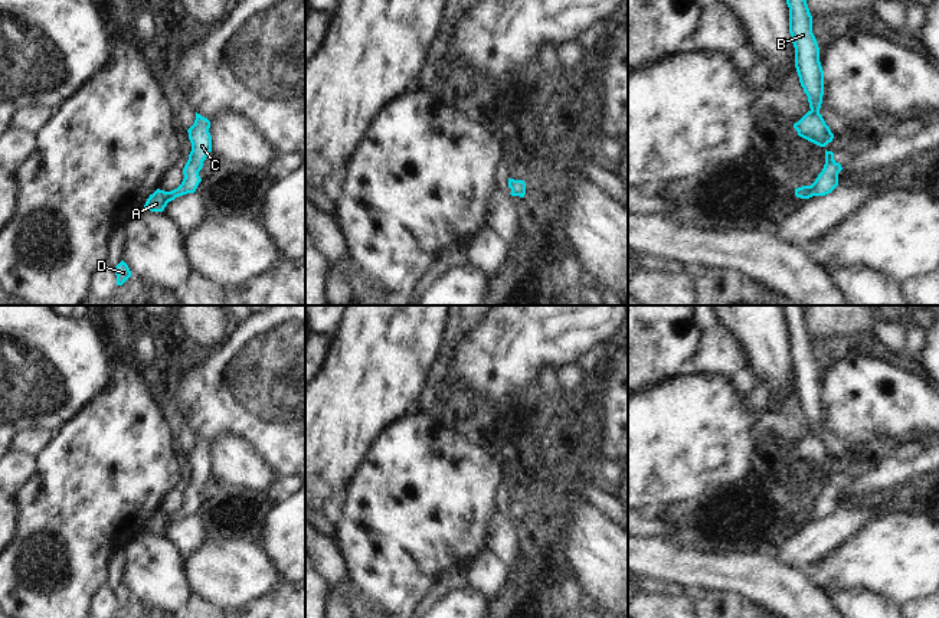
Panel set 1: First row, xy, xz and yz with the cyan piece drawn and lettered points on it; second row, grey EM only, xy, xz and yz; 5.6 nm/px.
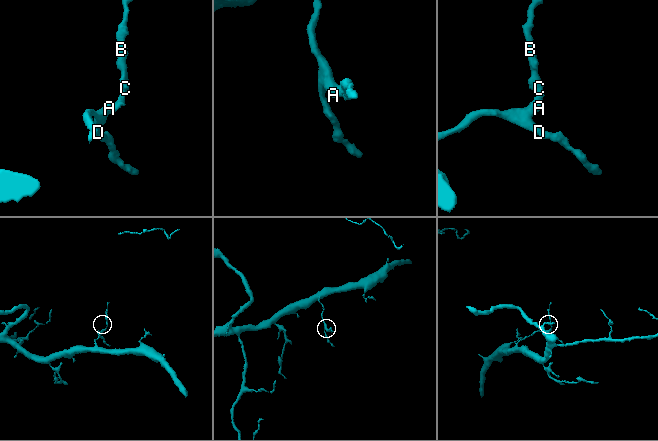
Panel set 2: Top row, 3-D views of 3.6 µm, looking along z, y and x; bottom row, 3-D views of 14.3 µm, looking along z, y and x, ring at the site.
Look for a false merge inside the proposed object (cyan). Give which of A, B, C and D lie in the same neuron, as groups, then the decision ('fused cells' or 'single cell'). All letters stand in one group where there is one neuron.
groups A B C D; single cell

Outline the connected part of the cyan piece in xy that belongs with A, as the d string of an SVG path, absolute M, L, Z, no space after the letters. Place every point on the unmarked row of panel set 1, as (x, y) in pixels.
M196 435L194 447L187 452L192 474L183 491L184 501L181 507L171 514L157 511L153 517L150 517L143 532L163 534L169 524L179 519L196 514L199 506L202 504L199 494L203 490L203 484L212 474L212 460L209 451L210 444Z

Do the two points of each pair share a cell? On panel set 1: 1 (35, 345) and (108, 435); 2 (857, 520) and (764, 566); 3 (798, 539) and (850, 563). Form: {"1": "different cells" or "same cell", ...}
{"1": "different cells", "2": "different cells", "3": "different cells"}

